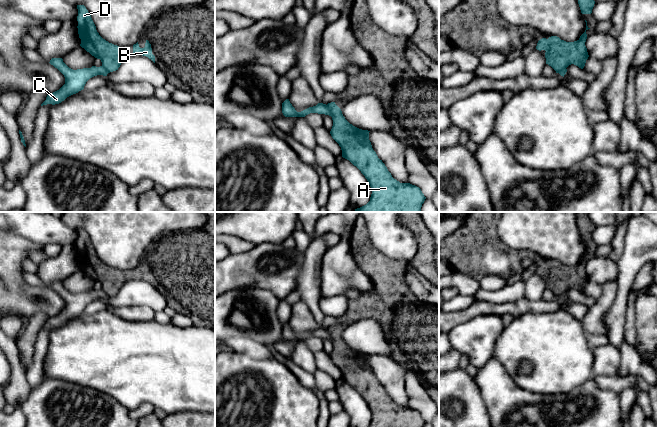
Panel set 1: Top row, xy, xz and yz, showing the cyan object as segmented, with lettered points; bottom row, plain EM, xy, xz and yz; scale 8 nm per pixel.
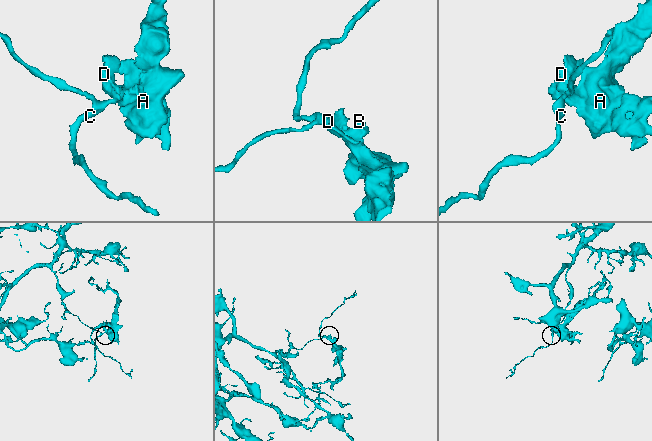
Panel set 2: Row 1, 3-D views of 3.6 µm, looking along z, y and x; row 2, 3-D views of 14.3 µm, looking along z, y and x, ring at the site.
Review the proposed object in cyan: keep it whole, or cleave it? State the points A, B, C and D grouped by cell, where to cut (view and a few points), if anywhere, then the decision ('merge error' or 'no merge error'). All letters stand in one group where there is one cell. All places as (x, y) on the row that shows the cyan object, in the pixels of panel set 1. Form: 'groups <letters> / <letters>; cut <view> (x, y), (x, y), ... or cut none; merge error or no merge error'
groups A B D / C; cut xz (326, 105), (330, 115); merge error

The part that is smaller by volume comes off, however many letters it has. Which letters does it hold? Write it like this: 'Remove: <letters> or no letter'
Remove: A, B, D

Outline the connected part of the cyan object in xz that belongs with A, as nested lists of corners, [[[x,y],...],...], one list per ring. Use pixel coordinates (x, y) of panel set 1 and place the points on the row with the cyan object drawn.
[[[335,102],[327,107],[333,120],[330,134],[341,147],[342,157],[361,171],[372,189],[370,201],[355,212],[421,212],[426,199],[421,189],[392,177],[372,148],[370,131],[350,124]]]

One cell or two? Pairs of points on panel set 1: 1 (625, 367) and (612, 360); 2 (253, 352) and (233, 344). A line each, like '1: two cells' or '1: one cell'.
1: two cells
2: one cell

